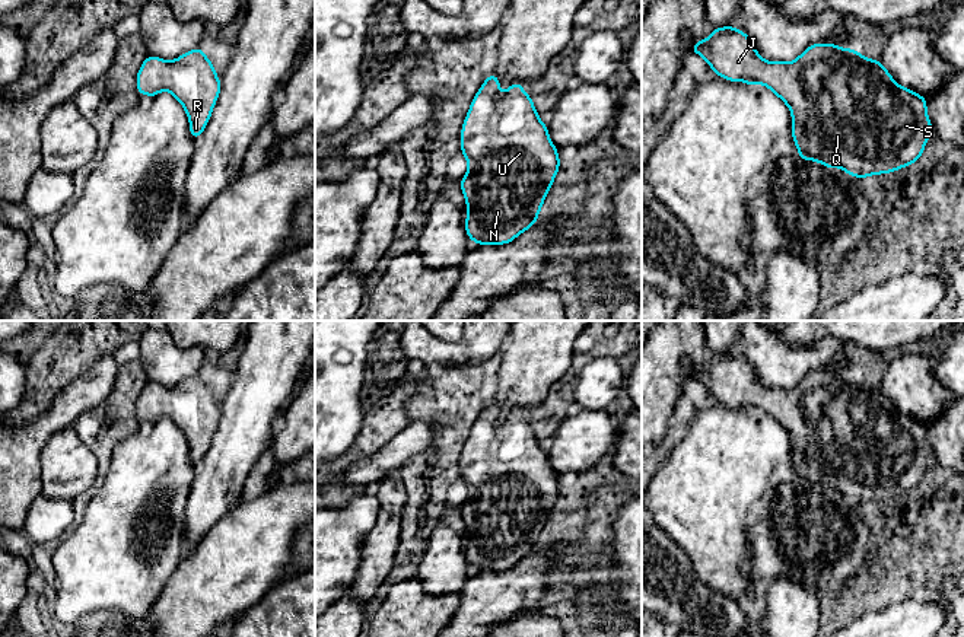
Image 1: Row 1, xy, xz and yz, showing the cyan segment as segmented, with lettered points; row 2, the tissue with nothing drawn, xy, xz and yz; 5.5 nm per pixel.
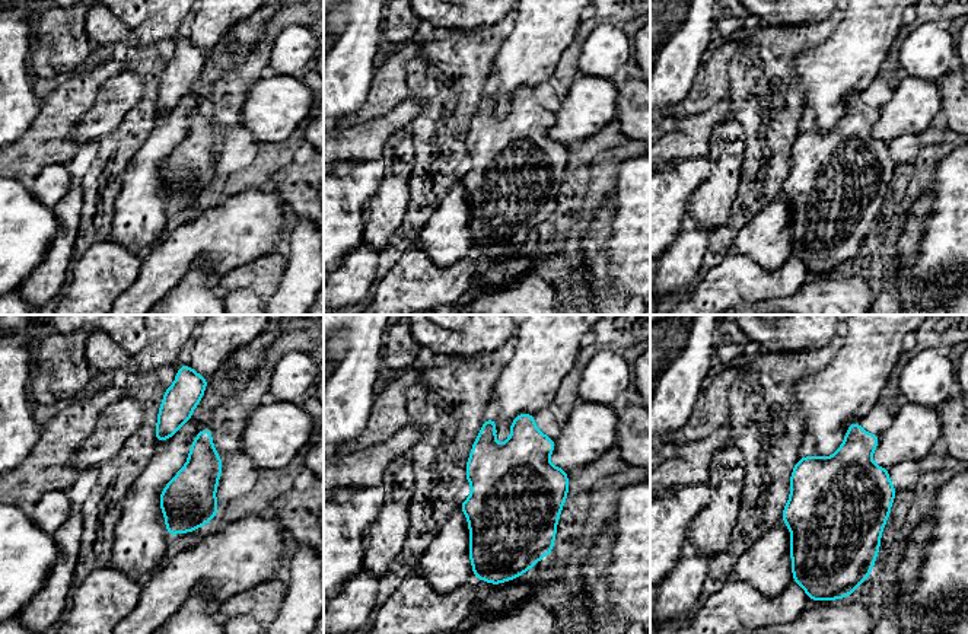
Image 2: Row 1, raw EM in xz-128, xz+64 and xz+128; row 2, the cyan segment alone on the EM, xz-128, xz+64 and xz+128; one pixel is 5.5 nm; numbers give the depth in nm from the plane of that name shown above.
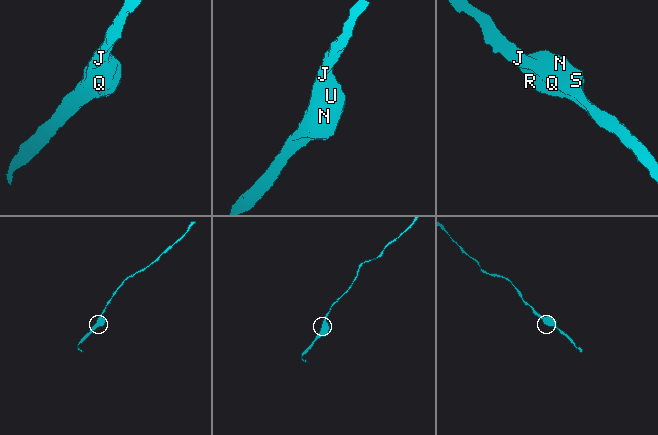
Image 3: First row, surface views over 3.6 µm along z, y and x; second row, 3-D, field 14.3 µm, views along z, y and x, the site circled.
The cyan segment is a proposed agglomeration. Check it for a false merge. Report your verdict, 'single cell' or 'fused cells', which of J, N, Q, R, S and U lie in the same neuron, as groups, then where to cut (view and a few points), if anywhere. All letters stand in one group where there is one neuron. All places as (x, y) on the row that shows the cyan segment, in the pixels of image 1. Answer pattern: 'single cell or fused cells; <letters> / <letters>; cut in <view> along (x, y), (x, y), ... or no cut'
single cell; J N Q R S U; no cut

